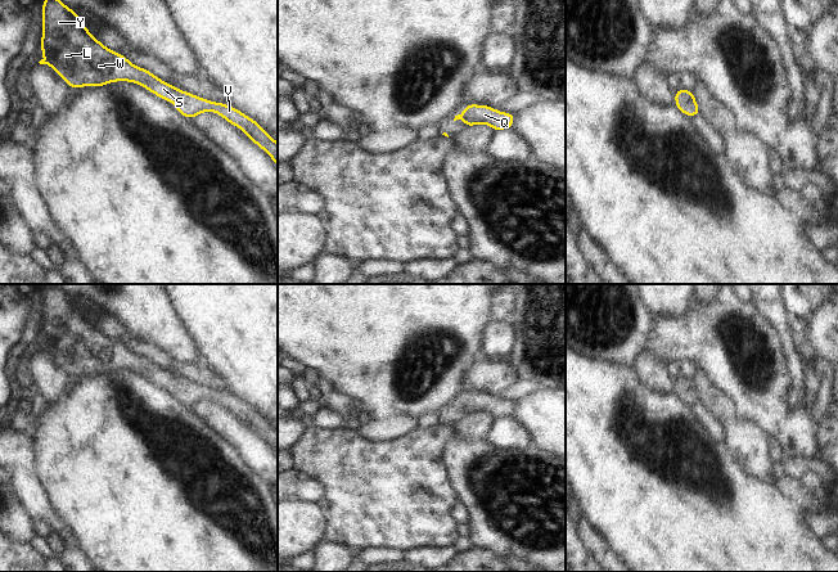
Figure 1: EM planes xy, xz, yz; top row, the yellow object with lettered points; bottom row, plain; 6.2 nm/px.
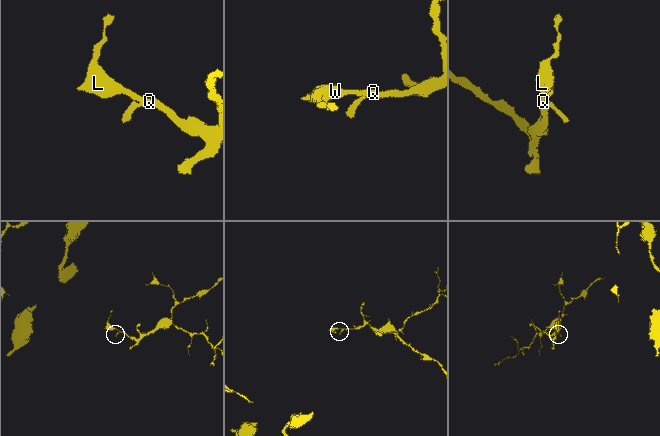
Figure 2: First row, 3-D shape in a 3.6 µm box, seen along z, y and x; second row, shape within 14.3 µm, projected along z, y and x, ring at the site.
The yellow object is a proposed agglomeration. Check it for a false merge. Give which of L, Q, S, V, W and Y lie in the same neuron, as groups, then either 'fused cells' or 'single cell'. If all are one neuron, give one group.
L Q S V W Y; single cell

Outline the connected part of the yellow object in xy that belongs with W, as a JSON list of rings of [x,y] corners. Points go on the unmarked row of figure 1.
[[[48,284],[44,288],[42,299],[44,323],[40,337],[45,341],[45,346],[39,351],[51,353],[71,377],[103,374],[113,369],[131,369],[167,389],[174,389],[176,398],[188,406],[212,398],[235,415],[240,415],[278,454],[278,431],[248,404],[230,393],[179,378],[149,359],[134,353],[126,344],[99,330],[84,315],[77,301],[54,284]]]

